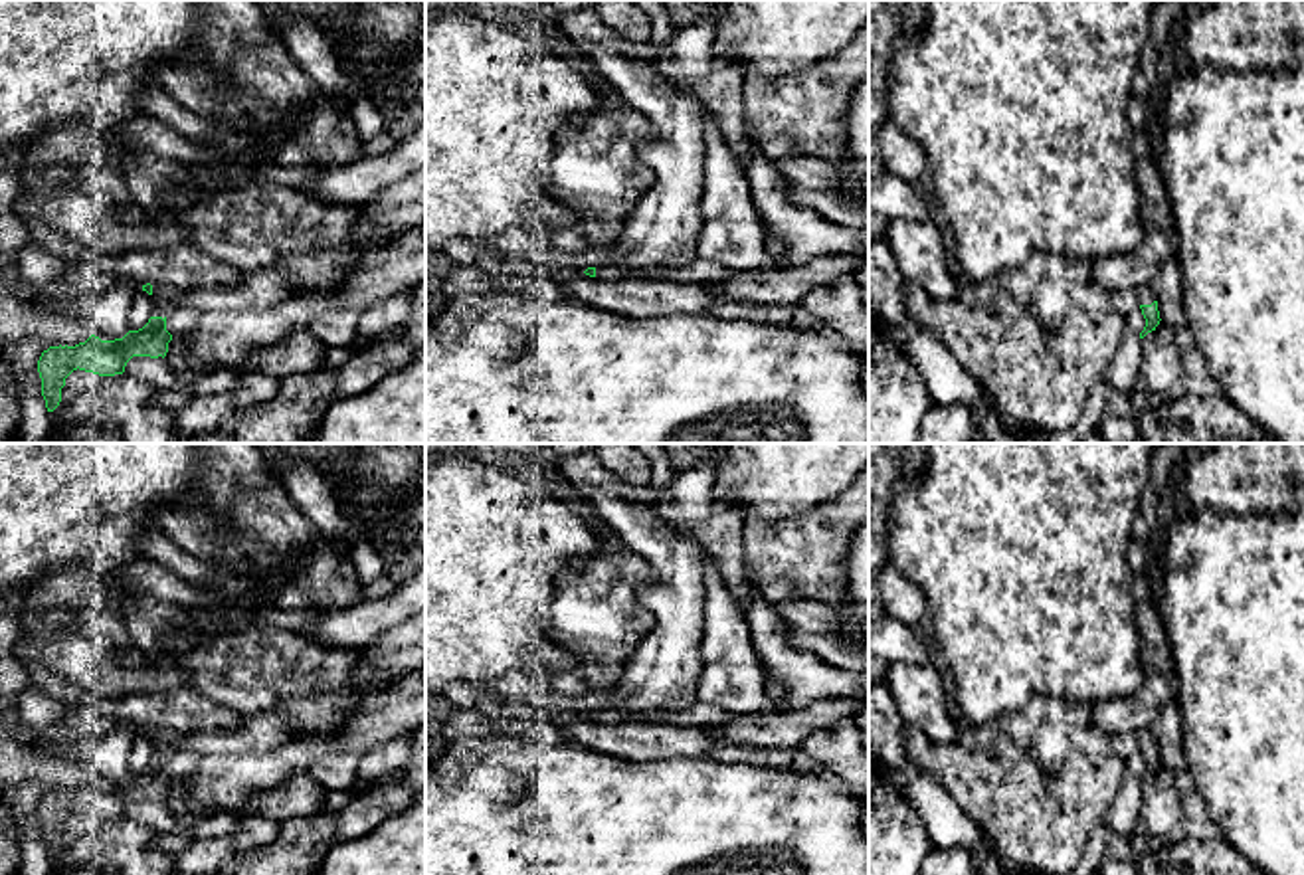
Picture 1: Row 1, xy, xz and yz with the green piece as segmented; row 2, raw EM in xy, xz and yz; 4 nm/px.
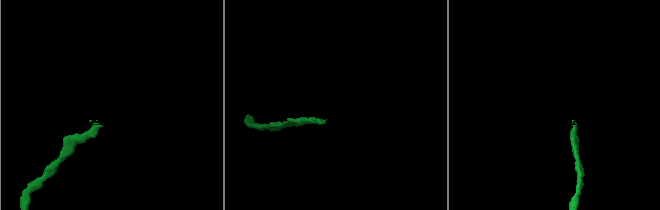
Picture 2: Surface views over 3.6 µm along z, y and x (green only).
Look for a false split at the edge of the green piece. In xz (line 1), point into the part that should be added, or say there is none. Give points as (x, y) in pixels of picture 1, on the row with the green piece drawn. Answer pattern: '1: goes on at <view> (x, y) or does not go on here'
1: does not go on here

